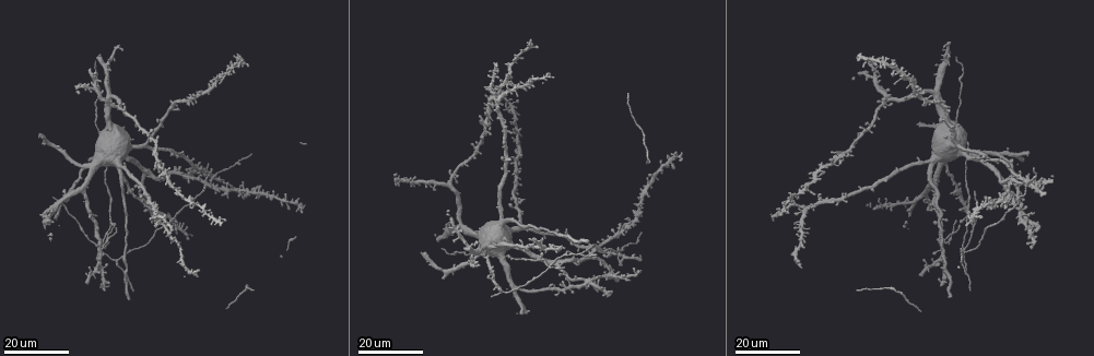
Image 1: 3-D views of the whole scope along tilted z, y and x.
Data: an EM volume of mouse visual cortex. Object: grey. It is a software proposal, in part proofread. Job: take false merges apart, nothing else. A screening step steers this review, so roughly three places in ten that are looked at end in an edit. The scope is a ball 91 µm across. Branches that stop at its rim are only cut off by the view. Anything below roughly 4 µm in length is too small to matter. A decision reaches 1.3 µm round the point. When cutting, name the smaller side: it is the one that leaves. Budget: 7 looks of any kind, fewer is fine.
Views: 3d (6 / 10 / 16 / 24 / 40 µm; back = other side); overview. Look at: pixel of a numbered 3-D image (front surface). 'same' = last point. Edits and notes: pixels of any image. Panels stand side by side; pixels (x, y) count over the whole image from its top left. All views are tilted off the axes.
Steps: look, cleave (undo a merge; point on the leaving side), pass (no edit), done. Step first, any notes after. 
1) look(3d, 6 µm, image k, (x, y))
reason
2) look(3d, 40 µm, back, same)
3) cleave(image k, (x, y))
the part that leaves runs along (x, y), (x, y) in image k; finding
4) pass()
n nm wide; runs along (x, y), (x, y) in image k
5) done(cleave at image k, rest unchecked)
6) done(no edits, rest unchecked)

look(3d, 24 µm, image 1, (871, 77))
three-way junction

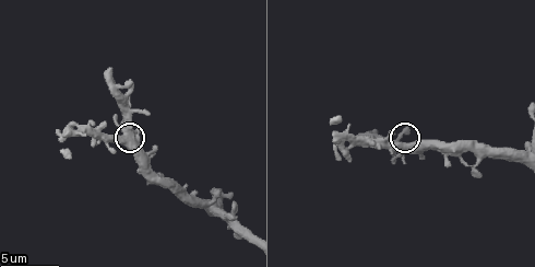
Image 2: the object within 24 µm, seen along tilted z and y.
look(3d, 6 µm, image 2, (123, 138))

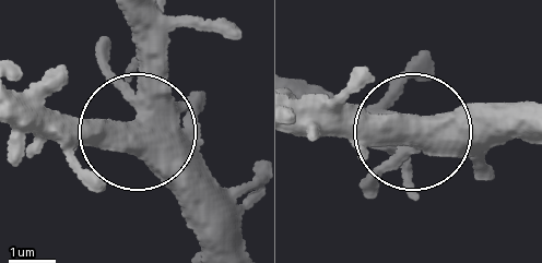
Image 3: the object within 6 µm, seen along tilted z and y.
pass()
continuous, no second cell

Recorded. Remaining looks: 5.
look(3d, 16 µm, image 1, (507, 82))
thin arm on a thick one

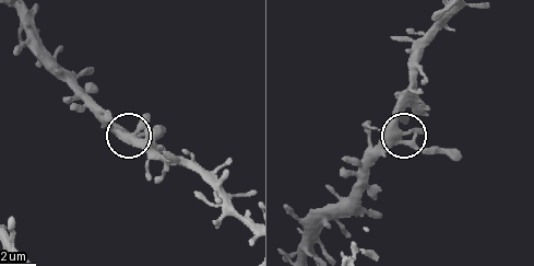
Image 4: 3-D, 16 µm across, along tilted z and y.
look(3d, 6 µm, image 4, (401, 134))
closer look

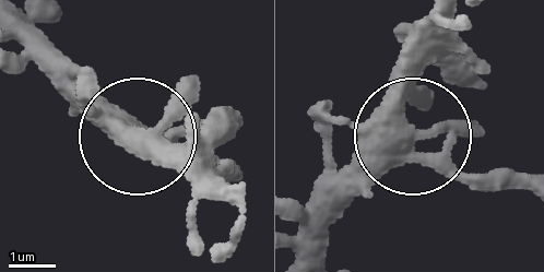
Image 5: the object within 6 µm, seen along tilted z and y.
pass()
one cell here

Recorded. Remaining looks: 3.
look(3d, 16 µm, image 1, (976, 210))

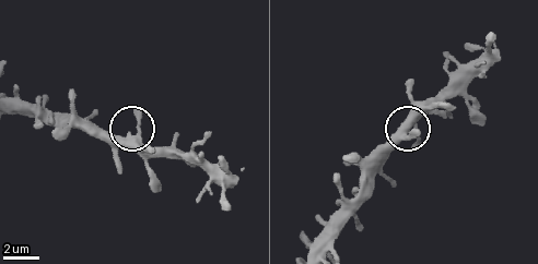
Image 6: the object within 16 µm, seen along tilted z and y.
look(3d, 10 µm, image 6, (137, 134))
zoom in

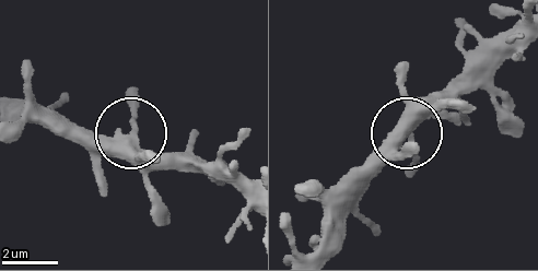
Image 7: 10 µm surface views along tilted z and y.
pass()
continuous, no second cell

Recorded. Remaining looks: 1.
done(no edits, rest unchecked)

